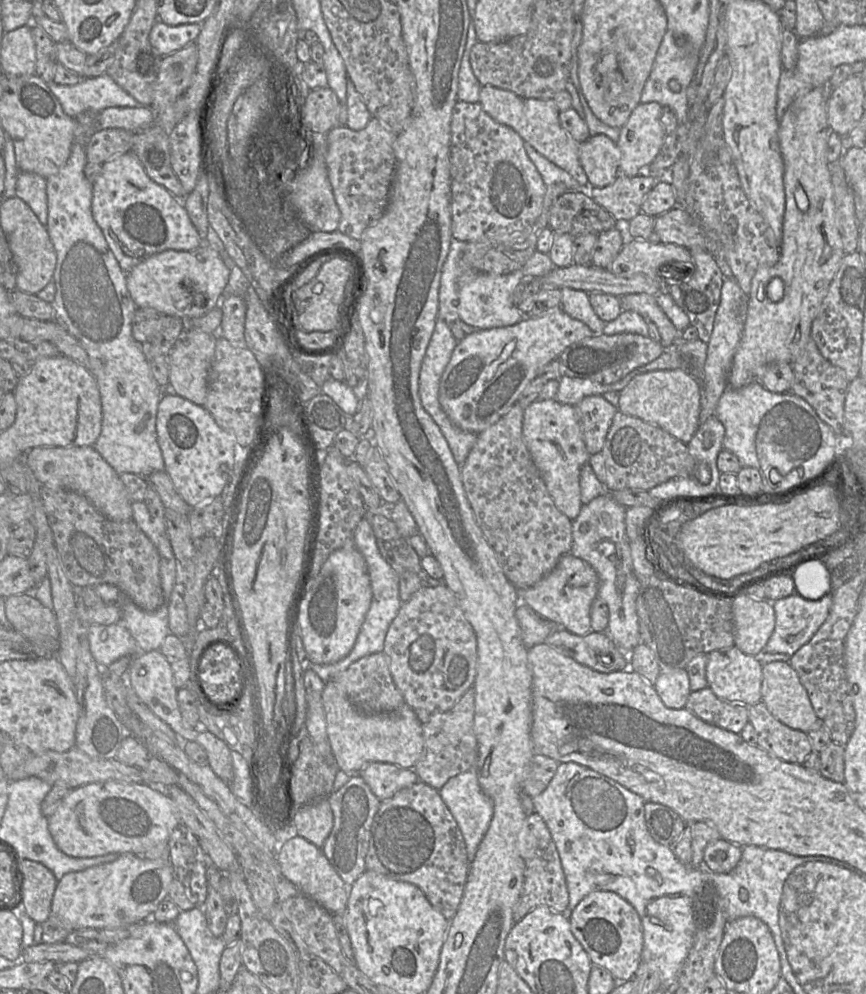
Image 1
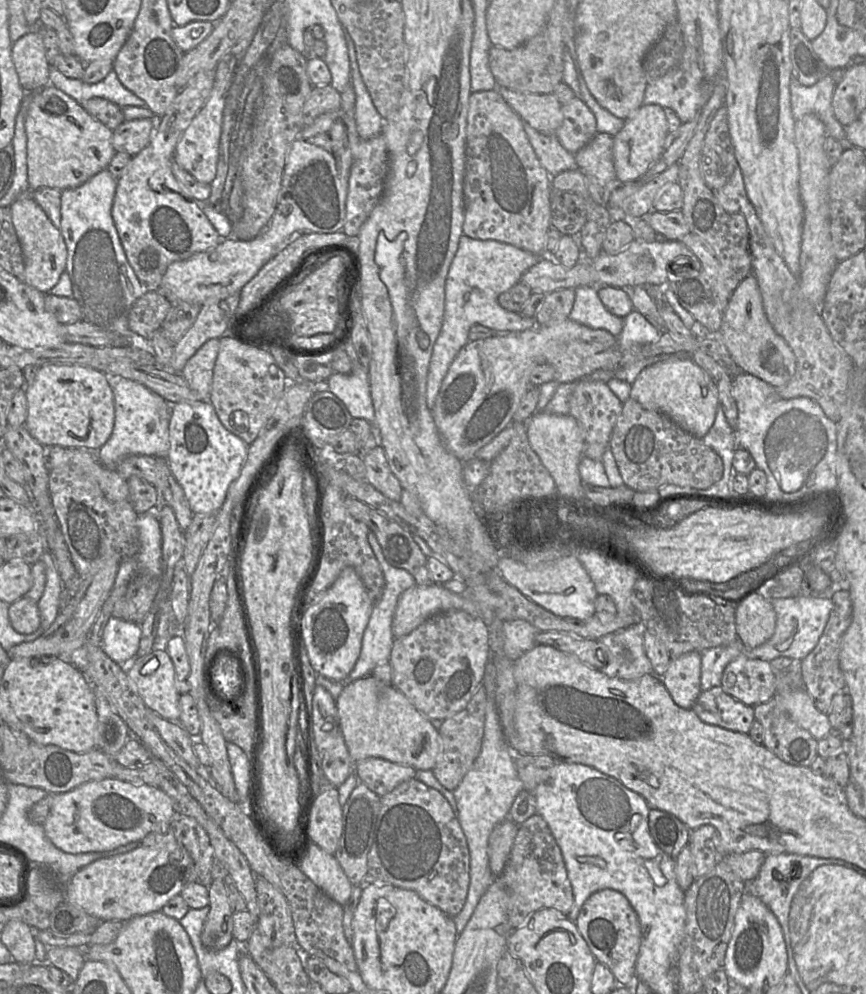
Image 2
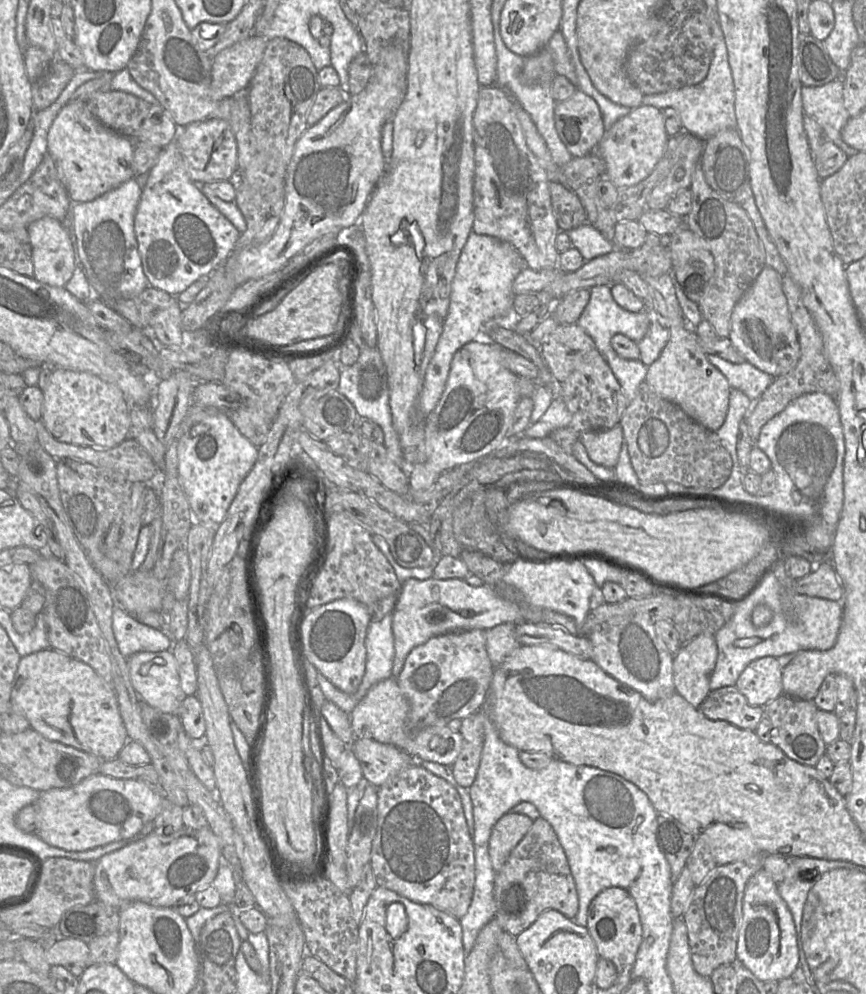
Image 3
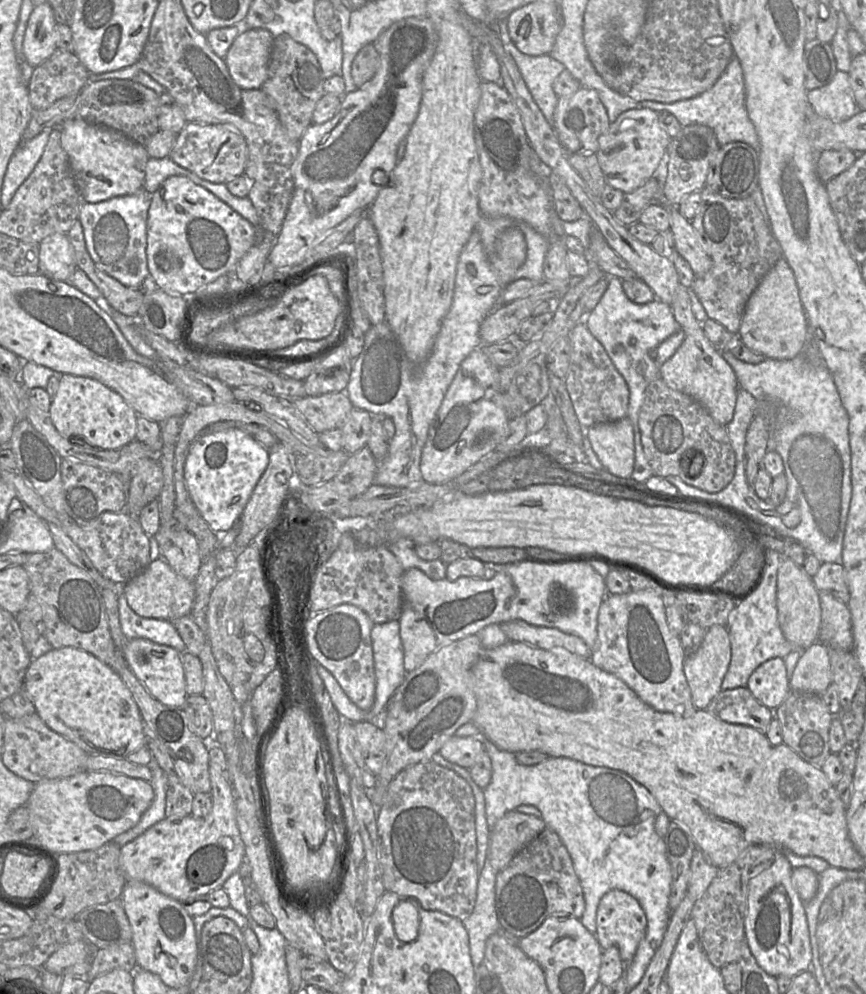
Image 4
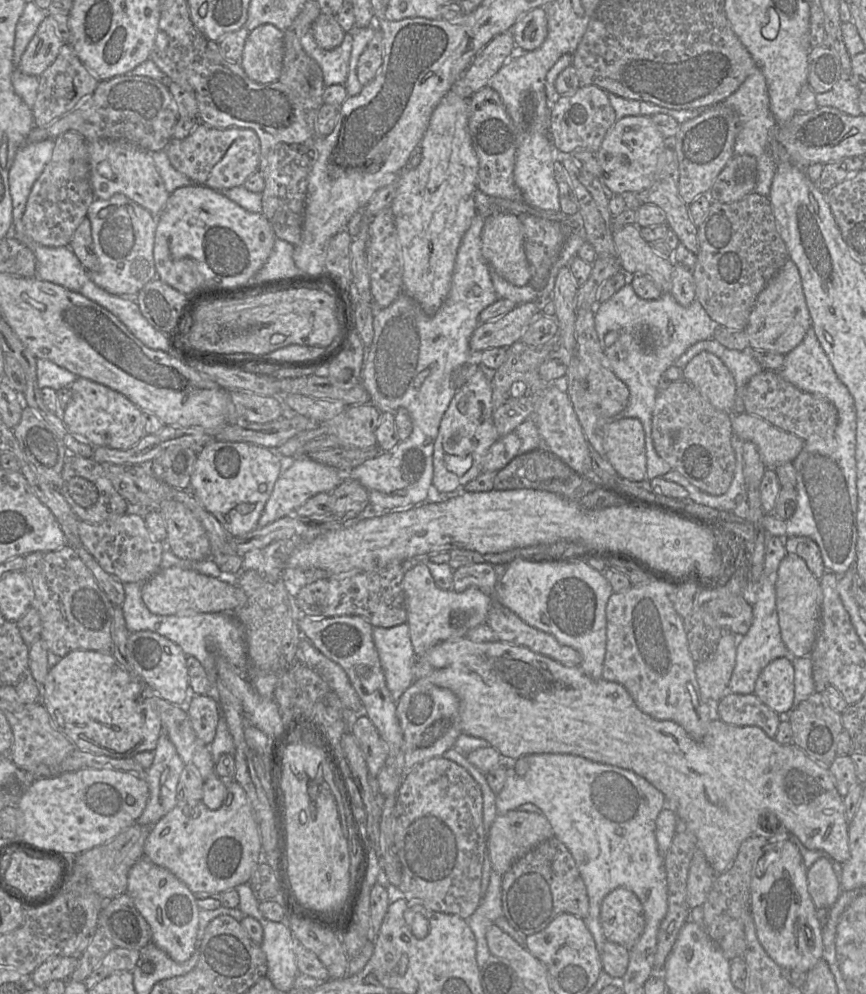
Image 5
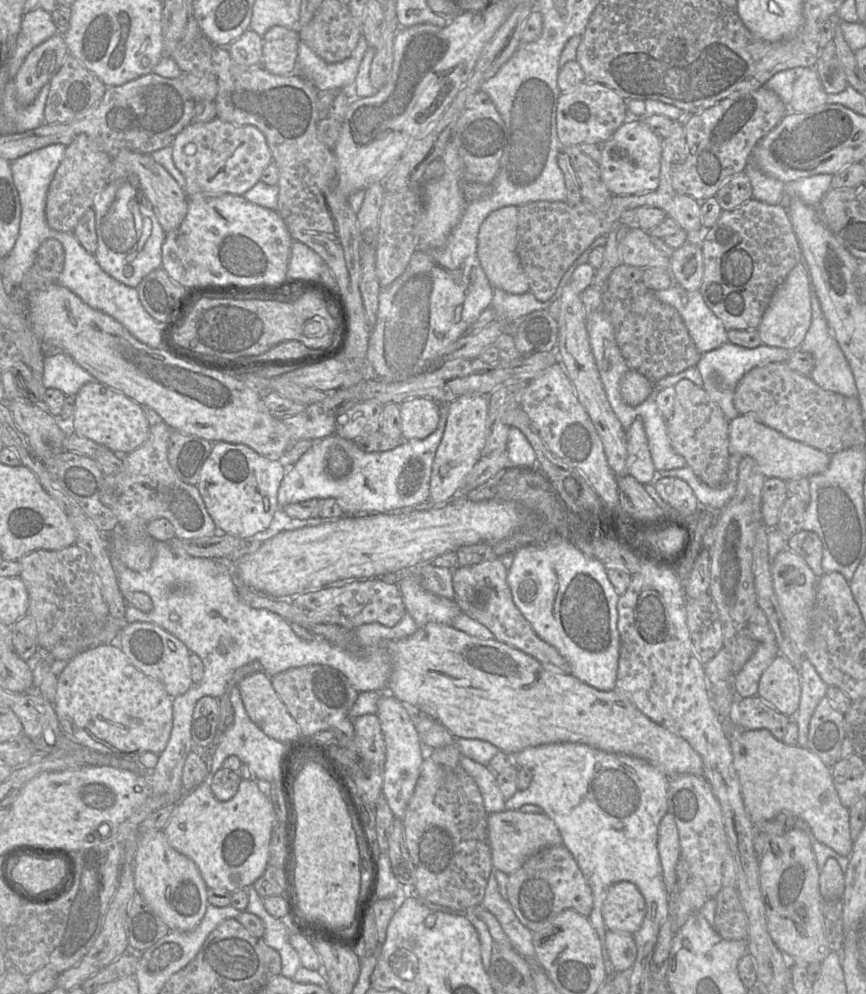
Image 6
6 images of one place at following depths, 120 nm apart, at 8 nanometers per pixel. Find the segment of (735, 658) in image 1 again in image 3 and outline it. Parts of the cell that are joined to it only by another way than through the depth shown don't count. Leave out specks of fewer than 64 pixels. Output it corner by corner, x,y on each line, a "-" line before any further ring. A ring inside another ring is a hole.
776,657
752,661
735,684
751,706
764,705
783,694
782,671

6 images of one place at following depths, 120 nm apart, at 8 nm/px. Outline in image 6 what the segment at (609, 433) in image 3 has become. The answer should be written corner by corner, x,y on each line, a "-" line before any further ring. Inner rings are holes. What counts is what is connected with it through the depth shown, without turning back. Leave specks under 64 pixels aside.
637,417
626,430
628,475
641,484
649,484
655,467
649,452
648,441
641,417

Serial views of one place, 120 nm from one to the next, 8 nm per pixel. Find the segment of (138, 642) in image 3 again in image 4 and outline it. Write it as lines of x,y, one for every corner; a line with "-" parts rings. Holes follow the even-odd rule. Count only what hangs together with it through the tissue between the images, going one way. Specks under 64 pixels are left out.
124,594
119,595
118,606
120,625
126,640
144,638
172,647
180,653
186,651
185,643
171,621
139,616
130,608

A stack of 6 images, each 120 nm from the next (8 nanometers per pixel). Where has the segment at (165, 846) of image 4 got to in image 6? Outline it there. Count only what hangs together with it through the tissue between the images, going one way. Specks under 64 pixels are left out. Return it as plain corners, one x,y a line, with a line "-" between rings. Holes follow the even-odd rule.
242,778
236,794
228,801
217,800
209,781
204,781
175,804
173,813
162,830
168,843
179,853
190,858
199,869
206,886
226,889
230,893
242,890
263,874
268,866
269,844
275,822
273,804
264,787
254,778

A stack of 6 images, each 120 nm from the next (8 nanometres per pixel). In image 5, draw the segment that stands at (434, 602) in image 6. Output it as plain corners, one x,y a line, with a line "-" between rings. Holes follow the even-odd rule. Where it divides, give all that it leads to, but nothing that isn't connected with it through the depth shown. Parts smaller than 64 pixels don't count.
418,564
404,573
403,589
406,598
406,623
416,657
423,656
440,642
464,637
471,629
486,623
491,604
489,596
474,587
462,592
442,590
435,584
424,564

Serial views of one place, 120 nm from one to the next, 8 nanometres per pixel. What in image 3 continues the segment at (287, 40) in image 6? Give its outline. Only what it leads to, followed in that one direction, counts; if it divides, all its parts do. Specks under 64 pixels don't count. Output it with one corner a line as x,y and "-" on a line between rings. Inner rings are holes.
251,34
213,58
211,98
220,100
245,90
262,60
268,39

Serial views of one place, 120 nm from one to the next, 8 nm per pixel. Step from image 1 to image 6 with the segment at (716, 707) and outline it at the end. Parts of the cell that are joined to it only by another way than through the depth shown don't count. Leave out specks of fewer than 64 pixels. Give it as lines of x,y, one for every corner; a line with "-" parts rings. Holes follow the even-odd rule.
760,697
738,698
731,708
731,723
742,729
767,729
782,741
791,720

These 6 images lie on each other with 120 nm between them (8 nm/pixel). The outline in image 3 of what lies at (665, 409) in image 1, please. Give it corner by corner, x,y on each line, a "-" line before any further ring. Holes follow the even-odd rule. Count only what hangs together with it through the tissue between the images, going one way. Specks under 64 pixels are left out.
688,325
669,327
670,337
660,356
648,366
645,382
662,398
676,404
691,419
716,432
724,423
731,387
726,377
707,360
695,330

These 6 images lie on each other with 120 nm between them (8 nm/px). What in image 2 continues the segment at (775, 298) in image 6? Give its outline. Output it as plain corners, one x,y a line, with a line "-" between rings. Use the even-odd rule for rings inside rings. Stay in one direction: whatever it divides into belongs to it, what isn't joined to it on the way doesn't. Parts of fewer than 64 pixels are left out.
753,274
743,279
733,291
723,313
718,337
741,372
755,376
775,388
784,386
794,376
795,355
769,322
758,282

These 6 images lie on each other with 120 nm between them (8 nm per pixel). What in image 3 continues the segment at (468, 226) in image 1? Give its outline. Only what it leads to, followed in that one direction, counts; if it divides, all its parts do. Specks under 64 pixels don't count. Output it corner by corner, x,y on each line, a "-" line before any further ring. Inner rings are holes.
498,85
481,86
473,114
475,175
473,184
472,231
494,236
512,245
534,270
558,267
559,251
555,246
560,229
553,213
550,196
550,176
538,158
528,148
521,123
514,109
514,100

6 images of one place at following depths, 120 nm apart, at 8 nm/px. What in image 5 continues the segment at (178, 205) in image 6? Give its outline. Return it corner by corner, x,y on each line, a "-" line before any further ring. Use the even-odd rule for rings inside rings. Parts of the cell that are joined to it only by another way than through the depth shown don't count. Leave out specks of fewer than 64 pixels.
88,141
90,181
95,198
106,200
115,194
123,194
158,217
165,208
170,193
165,188
151,153
153,152
124,141

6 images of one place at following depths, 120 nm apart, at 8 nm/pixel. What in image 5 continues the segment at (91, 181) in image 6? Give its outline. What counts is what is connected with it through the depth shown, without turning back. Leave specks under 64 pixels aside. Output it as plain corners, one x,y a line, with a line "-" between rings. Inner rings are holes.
68,131
55,138
54,143
51,160
31,189
22,222
26,235
36,243
69,247
75,230
95,199
90,181
88,141
80,133

